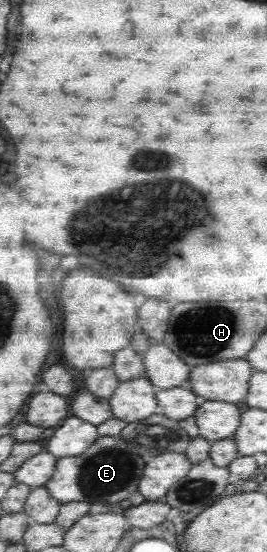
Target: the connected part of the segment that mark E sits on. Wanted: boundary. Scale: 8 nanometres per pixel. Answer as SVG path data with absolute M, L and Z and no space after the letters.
M120 434L101 435L79 455L57 458L53 473L43 487L62 503L86 501L89 504L103 502L106 505L121 505L123 499L137 491L144 463L143 458L127 445Z

